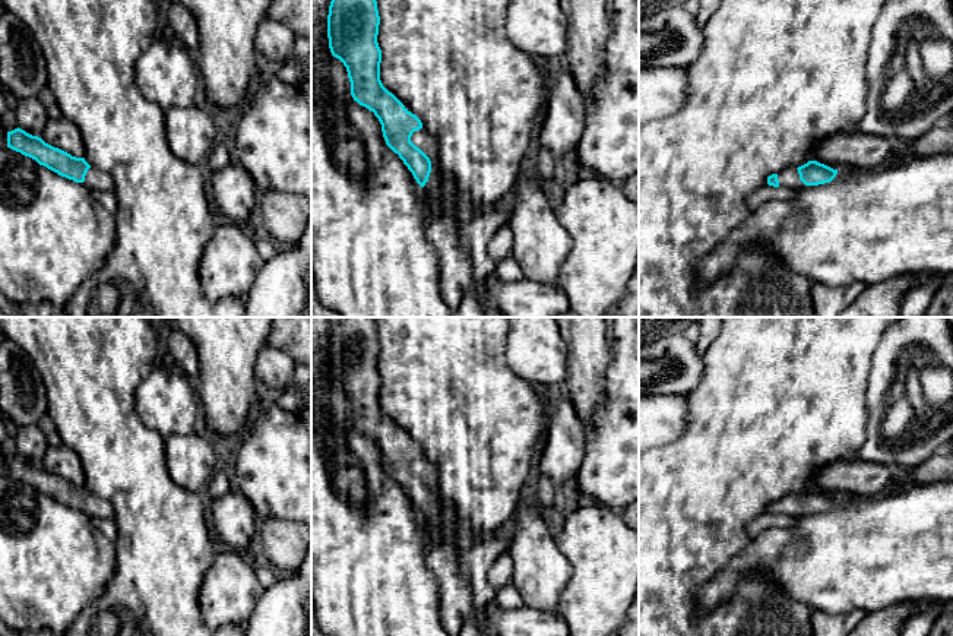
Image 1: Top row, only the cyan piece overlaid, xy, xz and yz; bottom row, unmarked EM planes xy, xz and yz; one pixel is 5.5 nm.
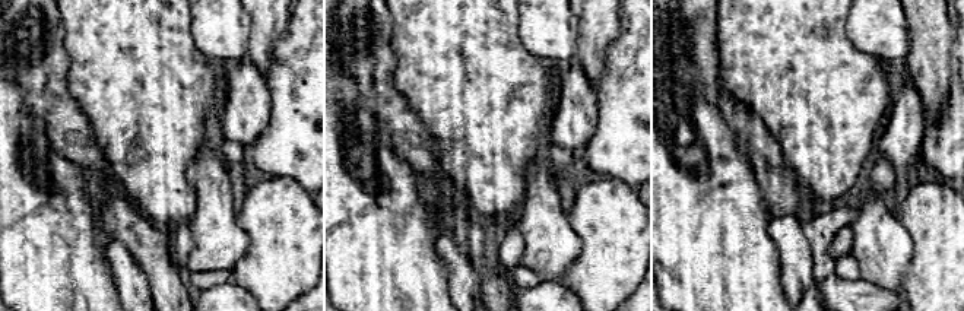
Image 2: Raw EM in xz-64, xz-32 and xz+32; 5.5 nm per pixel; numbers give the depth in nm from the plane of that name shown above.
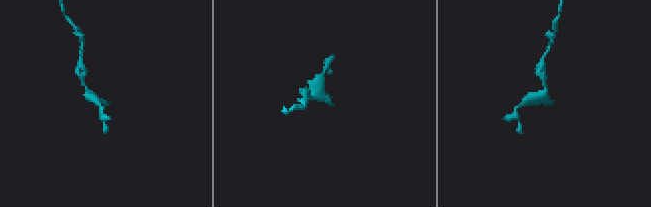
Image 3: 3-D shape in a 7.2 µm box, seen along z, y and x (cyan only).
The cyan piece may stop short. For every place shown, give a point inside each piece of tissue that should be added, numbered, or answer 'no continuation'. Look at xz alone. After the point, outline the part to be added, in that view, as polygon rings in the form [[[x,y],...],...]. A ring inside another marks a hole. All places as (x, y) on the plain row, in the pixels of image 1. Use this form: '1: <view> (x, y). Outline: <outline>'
1: xz (439, 519). Outline: [[[422,456],[417,458],[411,463],[411,469],[419,475],[431,488],[431,500],[428,509],[422,516],[422,523],[427,529],[430,541],[456,541],[460,547],[471,544],[468,535],[460,529],[456,515],[436,493],[437,488],[437,471]]]

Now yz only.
1: yz (790, 505). Outline: [[[786,496],[778,501],[779,515],[786,515],[792,519],[798,519],[805,515],[805,512],[800,507],[800,501],[797,496]]]

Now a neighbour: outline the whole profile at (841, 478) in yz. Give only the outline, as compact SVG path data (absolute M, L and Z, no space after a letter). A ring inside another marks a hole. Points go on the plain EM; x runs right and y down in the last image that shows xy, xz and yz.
M859 458L835 461L817 471L811 480L813 488L838 499L876 496L889 490L892 469Z

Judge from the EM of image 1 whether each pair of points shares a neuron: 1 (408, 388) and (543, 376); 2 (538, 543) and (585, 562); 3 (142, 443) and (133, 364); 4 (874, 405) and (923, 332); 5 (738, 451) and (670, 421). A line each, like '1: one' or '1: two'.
1: two
2: two
3: one
4: one
5: two

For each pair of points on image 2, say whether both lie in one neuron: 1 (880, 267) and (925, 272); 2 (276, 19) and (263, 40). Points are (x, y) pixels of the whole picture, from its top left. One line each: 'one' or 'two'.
1: two
2: one

